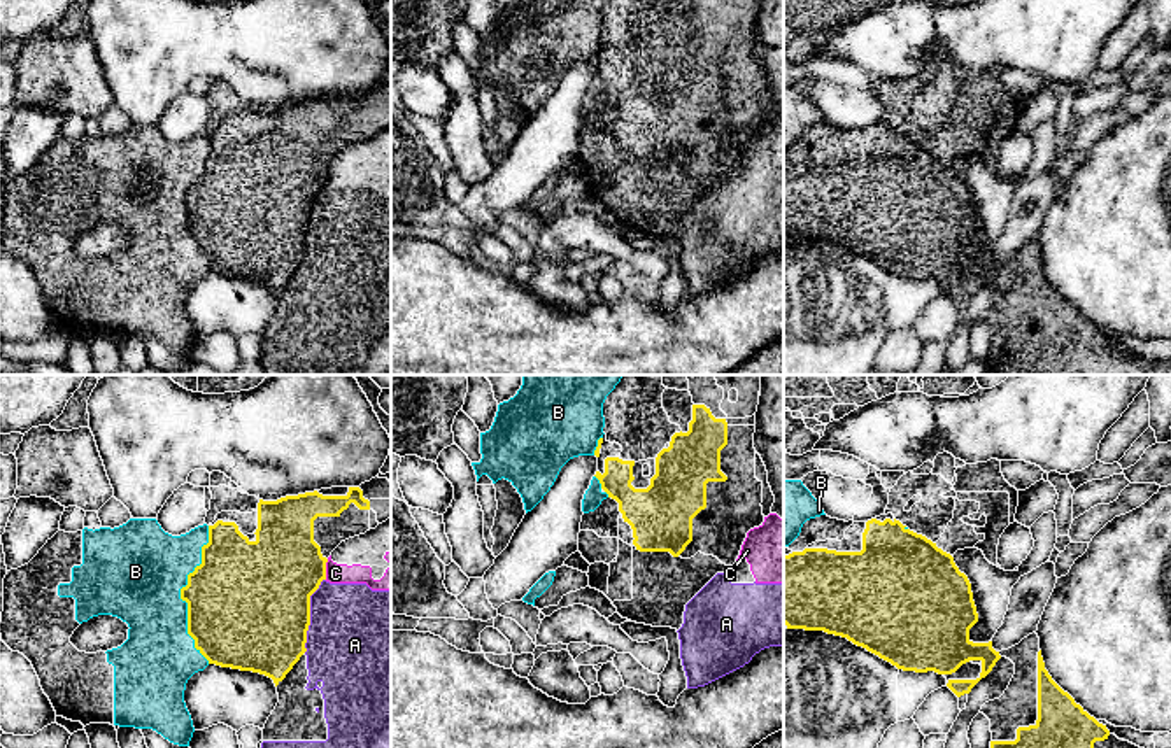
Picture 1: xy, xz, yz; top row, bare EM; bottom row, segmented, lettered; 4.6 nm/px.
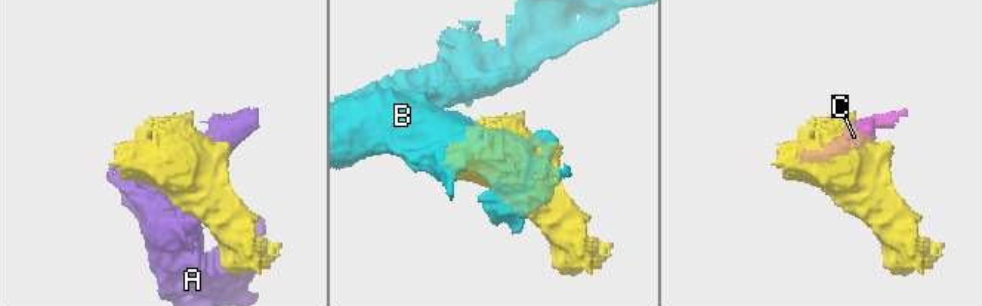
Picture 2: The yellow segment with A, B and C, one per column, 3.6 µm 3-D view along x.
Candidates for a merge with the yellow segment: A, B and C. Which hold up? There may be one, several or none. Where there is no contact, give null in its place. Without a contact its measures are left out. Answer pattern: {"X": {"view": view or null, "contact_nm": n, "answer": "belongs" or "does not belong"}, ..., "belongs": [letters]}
{"A": {"view": "xy", "contact_nm": 360, "answer": "does not belong"}, "B": {"view": "xy", "contact_nm": 650, "answer": "does not belong"}, "C": {"view": "xy", "contact_nm": 100, "answer": "does not belong"}, "belongs": []}

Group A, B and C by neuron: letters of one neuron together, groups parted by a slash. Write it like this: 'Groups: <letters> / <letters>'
Groups: A C / B

